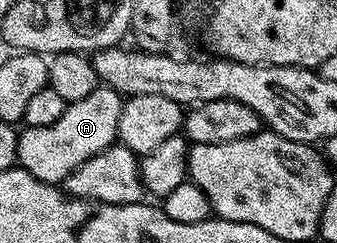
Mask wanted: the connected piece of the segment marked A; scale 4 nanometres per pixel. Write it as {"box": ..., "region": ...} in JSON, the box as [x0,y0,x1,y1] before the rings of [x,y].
{"box":[17,85,123,184],"region":[[[100,85],[84,101],[67,106],[64,117],[47,127],[26,127],[18,137],[17,166],[42,183],[65,184],[66,178],[84,161],[99,155],[118,137],[118,121],[122,112],[123,96],[111,87]]]}

